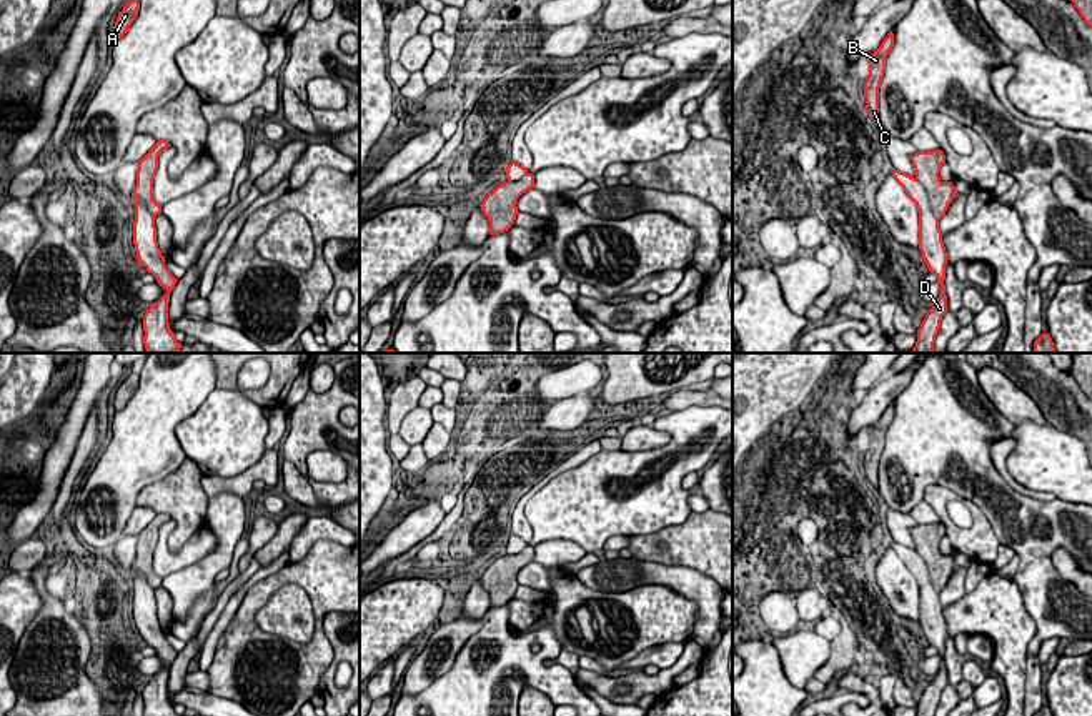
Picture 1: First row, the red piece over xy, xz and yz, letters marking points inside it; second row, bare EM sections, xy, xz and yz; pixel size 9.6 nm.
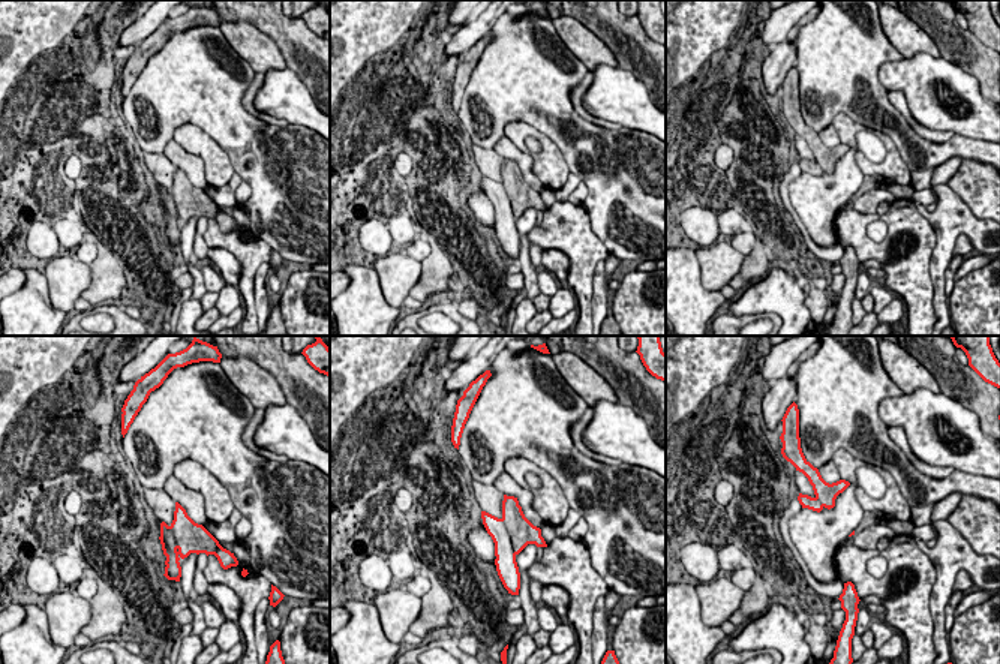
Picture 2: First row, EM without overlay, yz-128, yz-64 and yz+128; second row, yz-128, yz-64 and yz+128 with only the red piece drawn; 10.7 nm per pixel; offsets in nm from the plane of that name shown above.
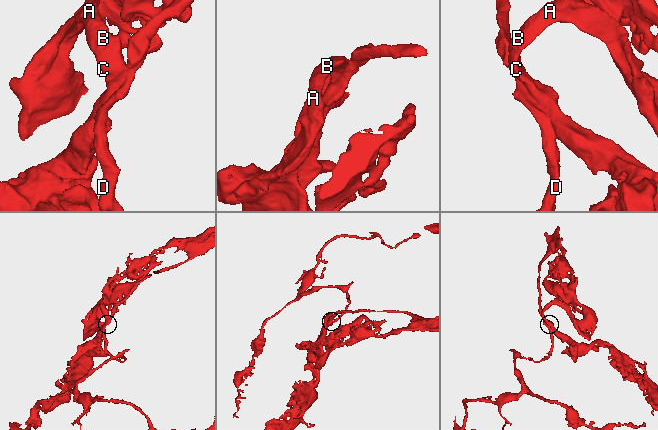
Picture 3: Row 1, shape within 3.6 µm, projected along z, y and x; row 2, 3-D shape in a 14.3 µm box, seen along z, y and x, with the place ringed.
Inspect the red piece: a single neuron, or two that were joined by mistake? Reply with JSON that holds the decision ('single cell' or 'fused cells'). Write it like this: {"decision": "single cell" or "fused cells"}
{"decision": "single cell"}

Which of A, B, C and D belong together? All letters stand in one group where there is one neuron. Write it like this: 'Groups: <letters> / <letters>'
Groups: A B C D

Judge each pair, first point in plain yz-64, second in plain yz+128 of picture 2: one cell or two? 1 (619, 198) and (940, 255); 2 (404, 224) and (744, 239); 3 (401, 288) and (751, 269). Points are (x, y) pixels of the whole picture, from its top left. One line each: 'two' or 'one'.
1: one
2: two
3: two

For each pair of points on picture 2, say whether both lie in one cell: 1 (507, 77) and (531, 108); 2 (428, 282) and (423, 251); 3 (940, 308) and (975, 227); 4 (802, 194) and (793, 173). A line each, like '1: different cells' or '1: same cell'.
1: same cell
2: different cells
3: same cell
4: different cells

